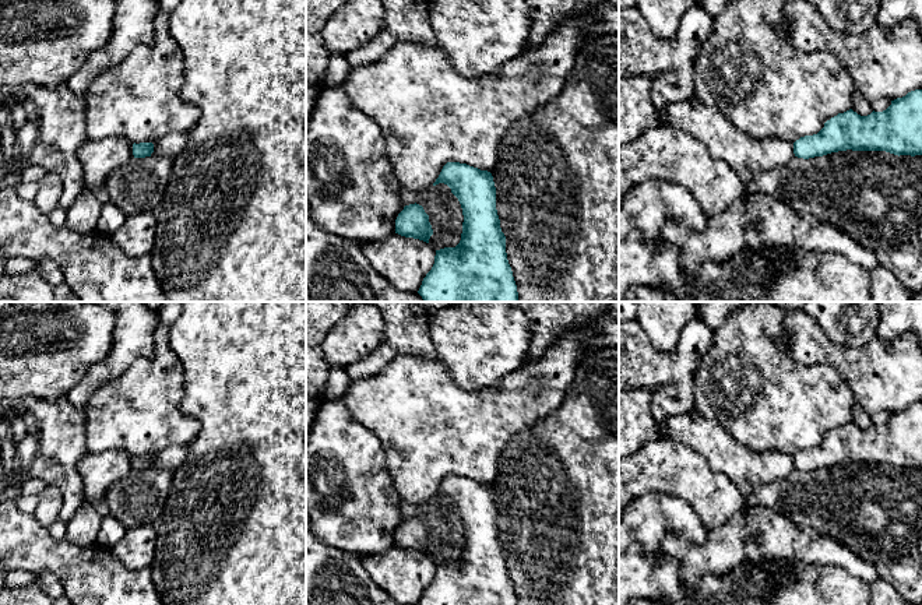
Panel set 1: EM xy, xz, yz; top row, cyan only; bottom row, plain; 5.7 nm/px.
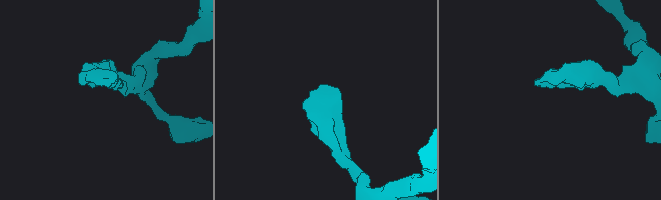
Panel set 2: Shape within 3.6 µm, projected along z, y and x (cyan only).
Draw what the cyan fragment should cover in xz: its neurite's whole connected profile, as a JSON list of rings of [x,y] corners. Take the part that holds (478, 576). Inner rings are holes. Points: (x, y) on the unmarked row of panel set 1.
[[[447,475],[433,499],[444,496],[458,511],[464,535],[455,560],[436,563],[434,577],[418,605],[517,605],[506,566],[506,549],[496,523],[496,500],[488,483],[460,475]]]

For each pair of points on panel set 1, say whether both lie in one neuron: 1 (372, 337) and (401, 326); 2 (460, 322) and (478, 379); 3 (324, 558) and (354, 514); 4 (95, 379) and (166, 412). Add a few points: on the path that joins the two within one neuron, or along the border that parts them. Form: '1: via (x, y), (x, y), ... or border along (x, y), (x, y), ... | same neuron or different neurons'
1: border along (383, 316), (383, 341), (363, 358) | different neurons
2: via (471, 336), (478, 343), (478, 365) | same neuron
3: border along (320, 540), (327, 545), (361, 556) | different neurons
4: border along (133, 363), (116, 377), (101, 384), (84, 407) | different neurons

